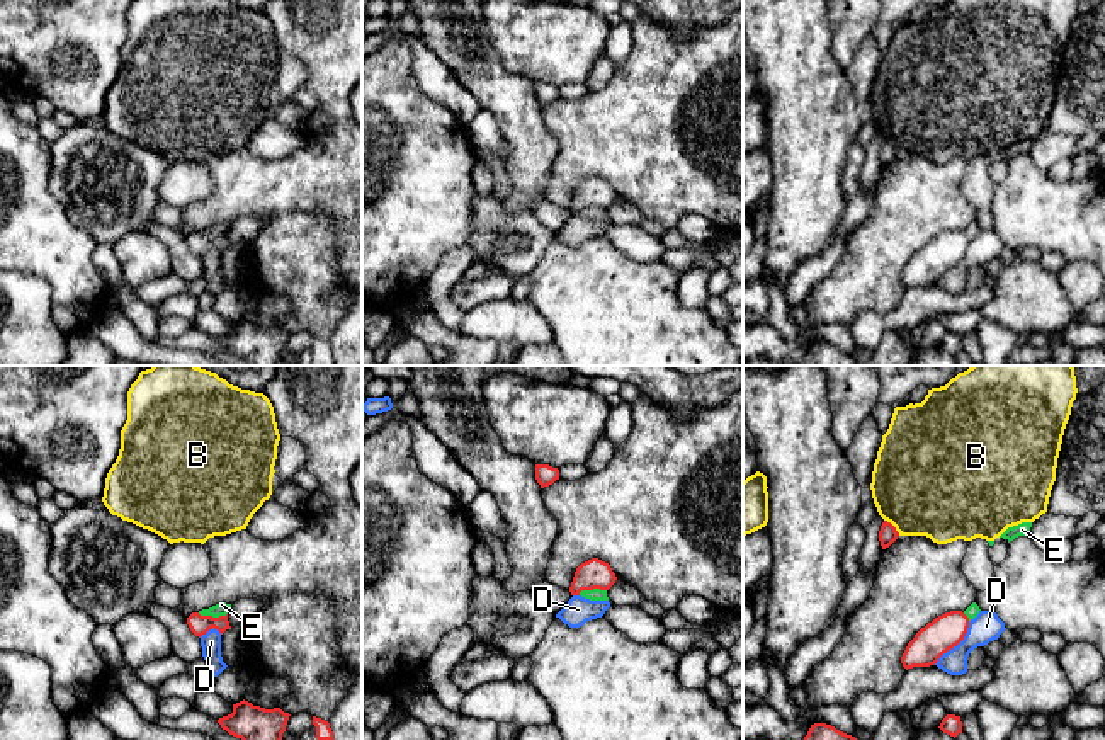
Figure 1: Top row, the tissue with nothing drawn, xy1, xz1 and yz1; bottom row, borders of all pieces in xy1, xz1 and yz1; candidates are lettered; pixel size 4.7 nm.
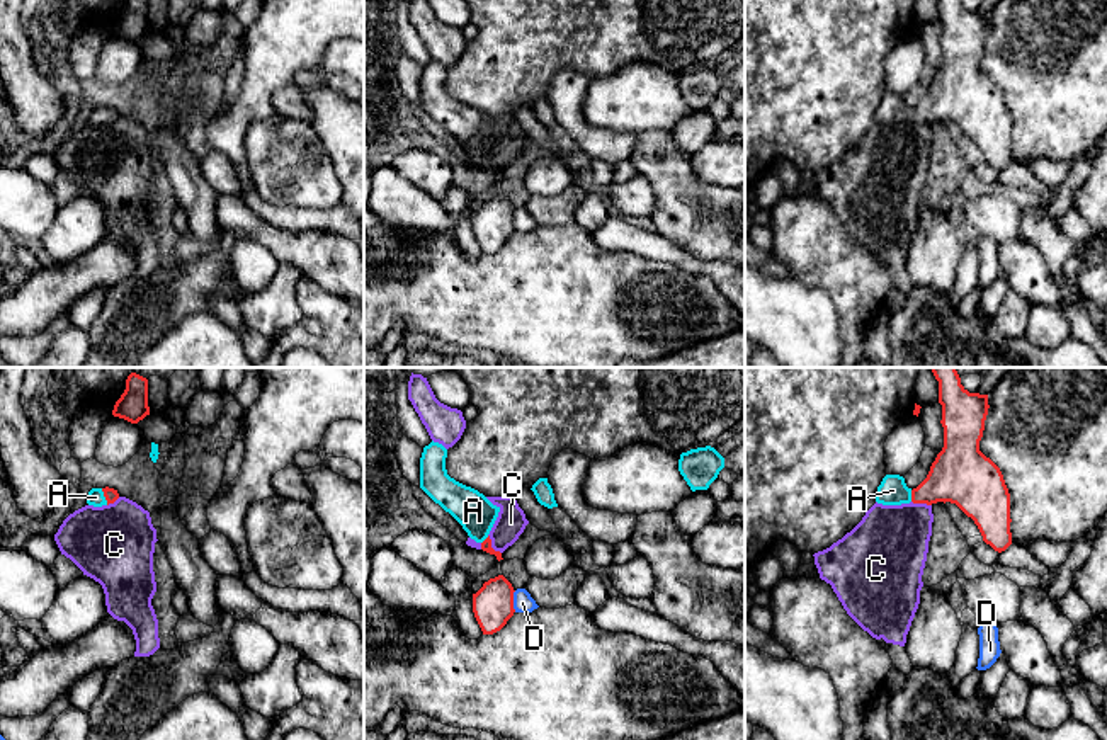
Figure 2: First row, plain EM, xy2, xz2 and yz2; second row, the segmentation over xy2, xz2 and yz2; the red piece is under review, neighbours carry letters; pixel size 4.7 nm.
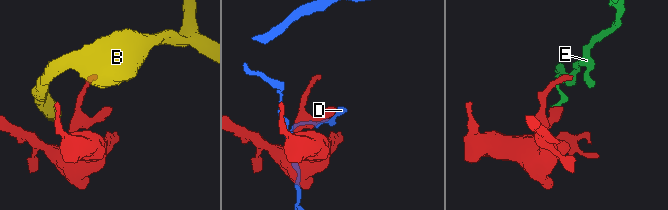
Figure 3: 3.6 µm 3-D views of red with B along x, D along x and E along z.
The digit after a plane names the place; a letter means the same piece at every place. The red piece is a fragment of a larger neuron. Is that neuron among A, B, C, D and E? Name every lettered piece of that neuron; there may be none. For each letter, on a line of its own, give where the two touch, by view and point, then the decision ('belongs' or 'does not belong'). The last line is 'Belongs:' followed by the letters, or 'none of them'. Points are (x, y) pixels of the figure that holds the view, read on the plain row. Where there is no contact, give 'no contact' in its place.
A: meets red in xy2 at (104, 114); belongs
B: meets red in yz1 at (893, 145); does not belong
C: meets red in xz2 at (490, 164); does not belong
D: meets red in yz1 at (956, 264); does not belong
E: meets red in xy1 at (211, 235); does not belong
Belongs: A

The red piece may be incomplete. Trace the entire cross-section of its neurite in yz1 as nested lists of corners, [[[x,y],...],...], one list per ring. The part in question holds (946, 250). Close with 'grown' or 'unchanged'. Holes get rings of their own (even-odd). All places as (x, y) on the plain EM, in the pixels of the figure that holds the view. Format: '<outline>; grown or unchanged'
[[[950,230],[935,236],[908,262],[901,276],[903,286],[908,289],[935,284],[944,272],[964,259],[967,247],[969,236],[962,230]]]; unchanged

